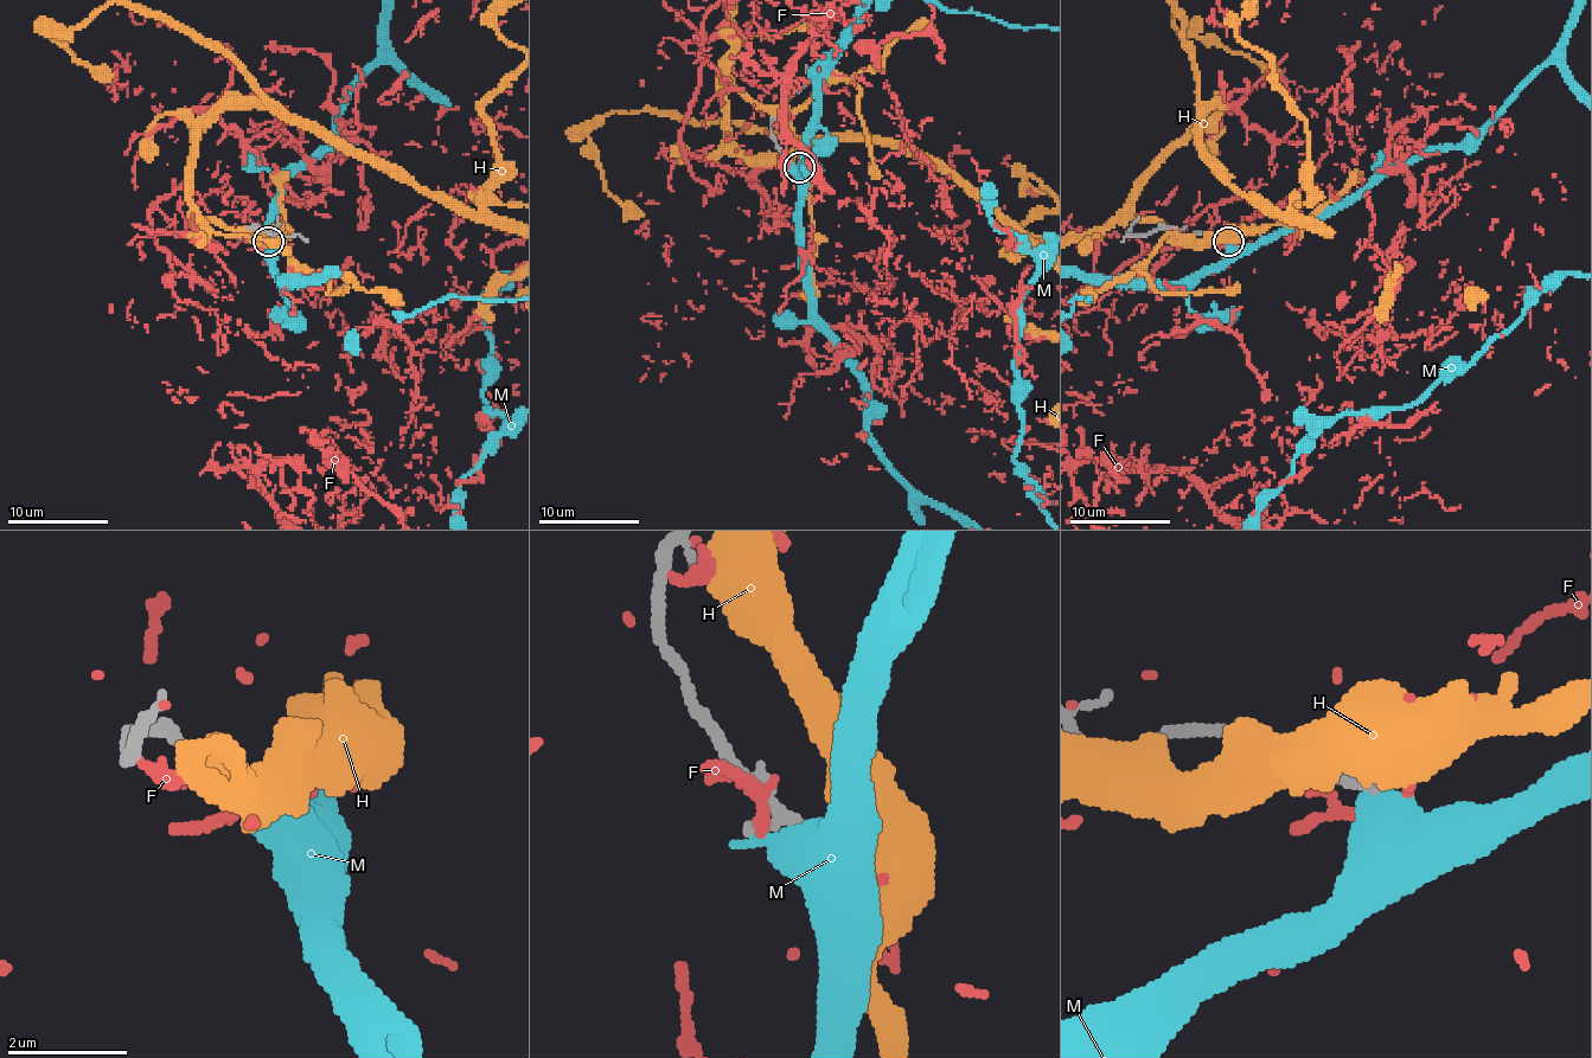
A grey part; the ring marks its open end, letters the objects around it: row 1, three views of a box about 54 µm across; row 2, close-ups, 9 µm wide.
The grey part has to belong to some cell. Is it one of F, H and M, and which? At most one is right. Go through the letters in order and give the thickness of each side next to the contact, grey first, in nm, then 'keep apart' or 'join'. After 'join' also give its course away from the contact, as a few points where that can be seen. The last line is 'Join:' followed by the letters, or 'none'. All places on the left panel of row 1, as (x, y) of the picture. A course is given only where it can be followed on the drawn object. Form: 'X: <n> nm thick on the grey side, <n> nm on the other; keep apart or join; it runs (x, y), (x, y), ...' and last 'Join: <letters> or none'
F: 280 nm thick on the grey side, 240 nm on the other; keep apart
H: 320 nm thick on the grey side, 700 nm on the other; keep apart
M: 380 nm thick on the grey side, 650 nm on the other; keep apart
Join: none

